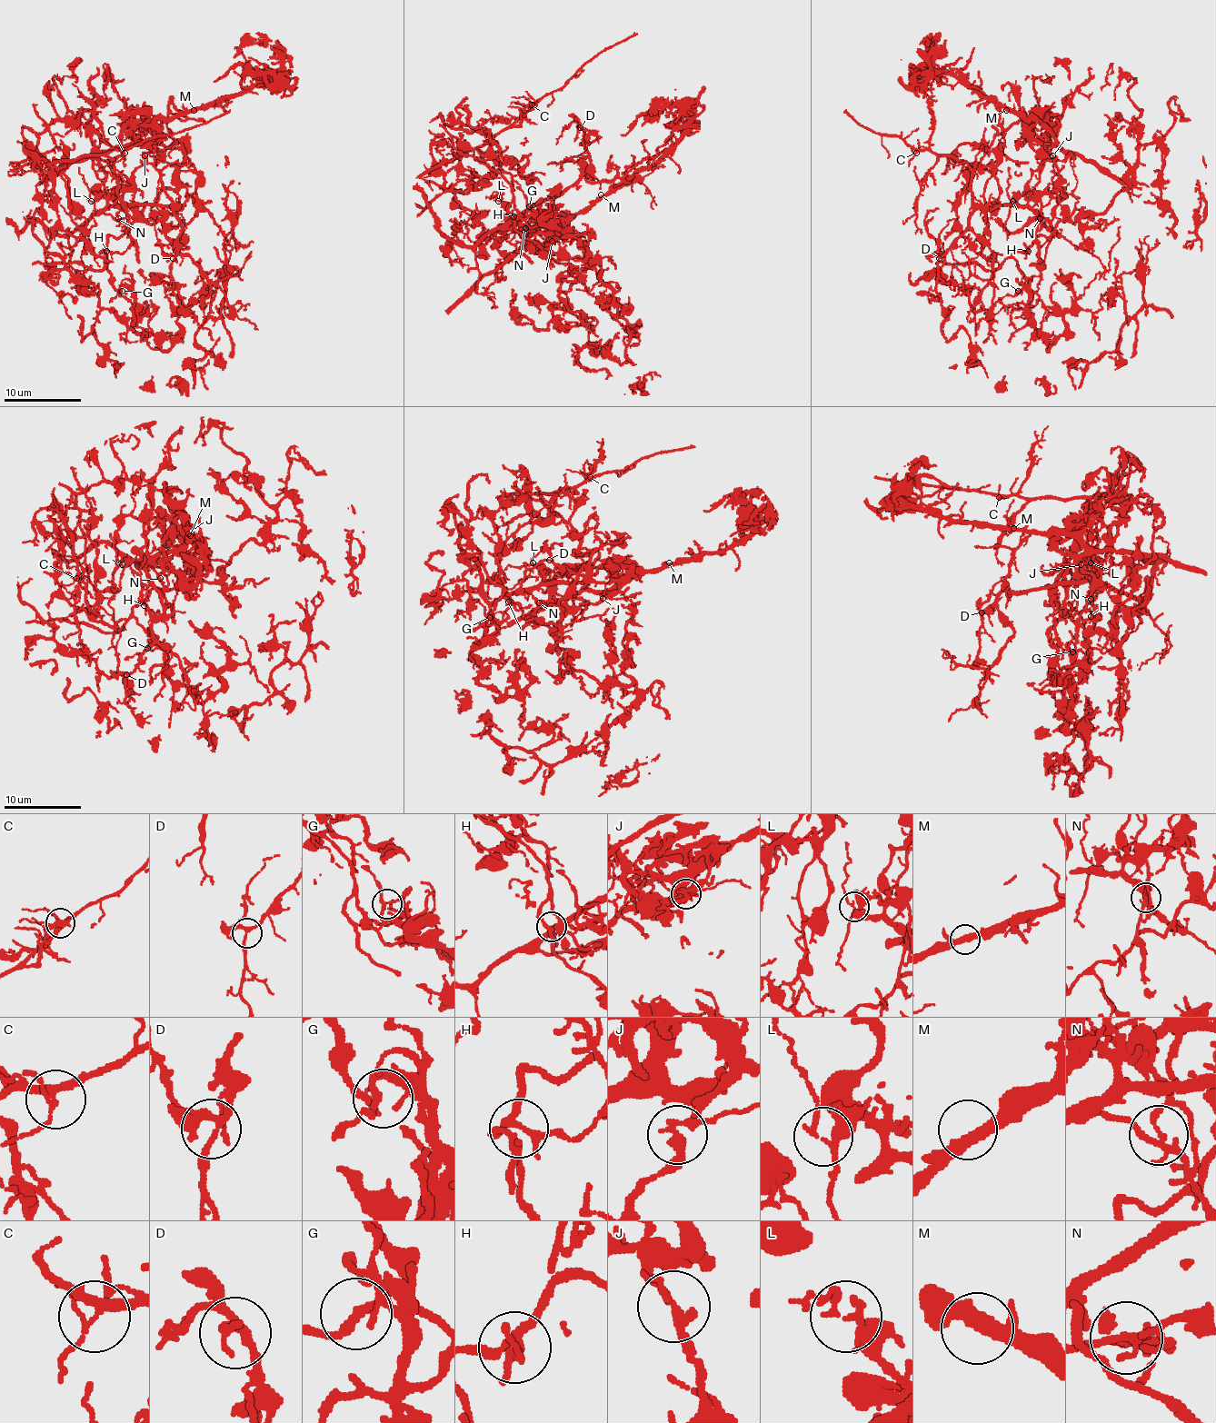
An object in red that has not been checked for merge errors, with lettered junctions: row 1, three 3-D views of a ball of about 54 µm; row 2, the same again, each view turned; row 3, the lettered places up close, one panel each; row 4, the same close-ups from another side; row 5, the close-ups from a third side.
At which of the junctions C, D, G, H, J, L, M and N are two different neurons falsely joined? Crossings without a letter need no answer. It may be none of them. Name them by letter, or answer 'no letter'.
J, N

